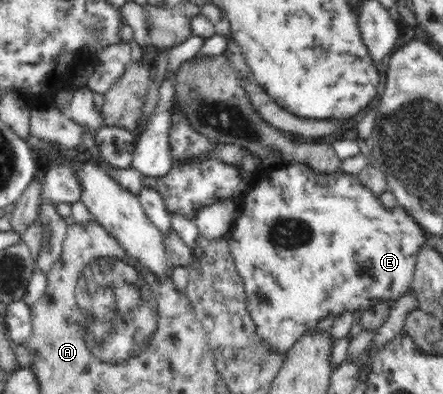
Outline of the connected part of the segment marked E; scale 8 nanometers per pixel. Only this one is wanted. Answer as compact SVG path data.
M290 163L288 166L277 167L274 169L262 169L254 178L255 184L250 184L248 189L244 192L244 201L242 201L240 216L235 221L233 228L230 233L228 233L229 241L228 247L230 248L230 253L234 258L235 268L239 273L239 276L242 278L244 291L245 291L245 306L248 308L251 320L254 322L256 326L257 336L261 339L261 342L271 349L272 353L286 353L297 341L301 338L301 335L304 332L314 330L316 324L324 319L327 315L332 315L334 318L336 316L341 315L344 311L350 311L354 313L357 309L368 310L371 305L374 305L376 302L380 300L384 300L384 302L390 302L390 305L394 303L398 298L401 298L409 291L409 285L412 281L414 275L414 266L417 258L417 251L422 247L426 246L426 235L420 224L416 222L414 217L410 216L410 213L406 213L406 209L402 209L400 205L393 210L387 211L383 205L378 200L378 196L372 193L371 189L364 187L355 174L346 173L344 171L338 171L338 173L332 173L332 175L324 175L323 173L316 173L312 171L306 164L303 163Z

